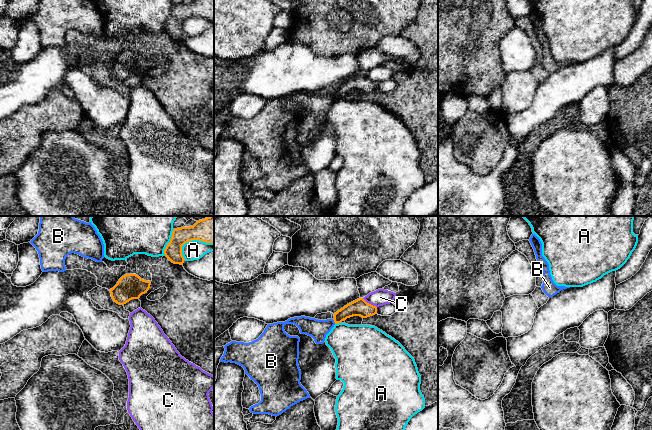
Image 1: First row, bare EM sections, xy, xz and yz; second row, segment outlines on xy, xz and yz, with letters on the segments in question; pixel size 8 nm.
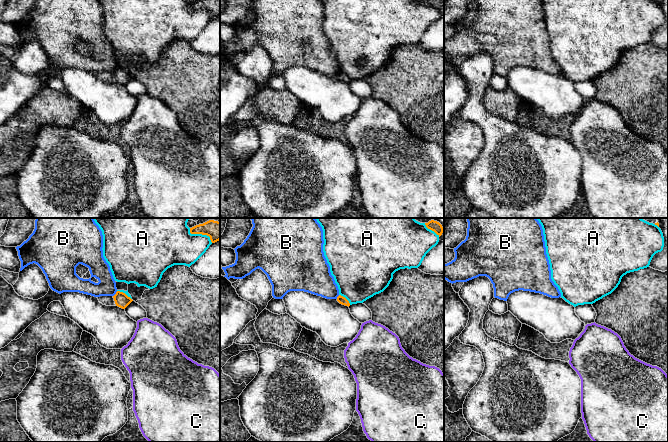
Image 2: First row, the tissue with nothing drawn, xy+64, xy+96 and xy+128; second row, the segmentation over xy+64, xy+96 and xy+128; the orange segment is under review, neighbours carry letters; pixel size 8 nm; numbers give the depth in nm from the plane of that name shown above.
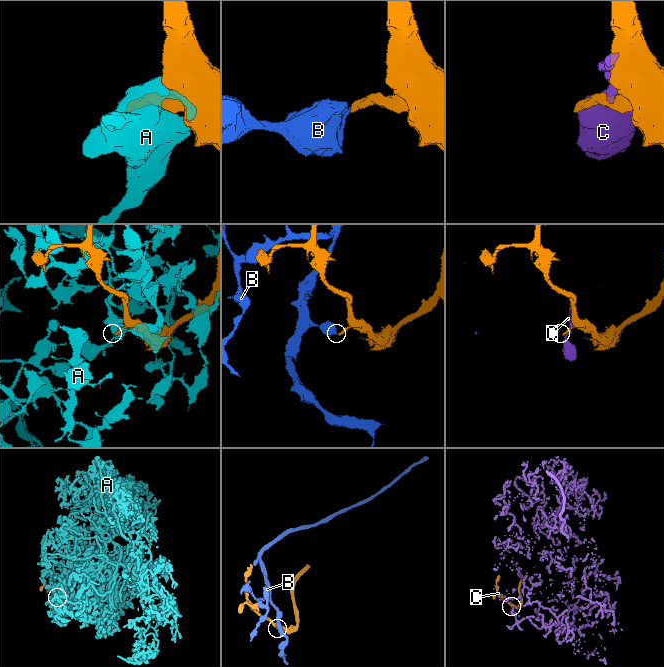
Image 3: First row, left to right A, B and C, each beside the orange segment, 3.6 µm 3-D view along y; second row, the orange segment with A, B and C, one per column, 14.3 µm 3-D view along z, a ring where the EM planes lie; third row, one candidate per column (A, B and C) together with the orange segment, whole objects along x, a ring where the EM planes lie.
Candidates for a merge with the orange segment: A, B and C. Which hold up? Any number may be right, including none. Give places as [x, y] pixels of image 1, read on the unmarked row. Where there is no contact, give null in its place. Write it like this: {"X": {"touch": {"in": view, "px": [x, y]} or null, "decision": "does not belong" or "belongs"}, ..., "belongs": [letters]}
{"A": {"touch": {"in": "xy", "px": [193, 15]}, "decision": "does not belong"}, "B": {"touch": {"in": "xz", "px": [334, 97]}, "decision": "does not belong"}, "C": {"touch": {"in": "xz", "px": [368, 79]}, "decision": "does not belong"}, "belongs": []}

